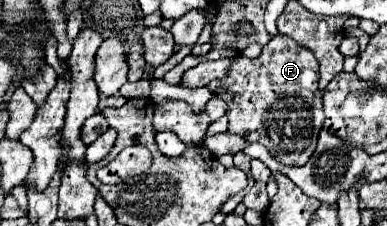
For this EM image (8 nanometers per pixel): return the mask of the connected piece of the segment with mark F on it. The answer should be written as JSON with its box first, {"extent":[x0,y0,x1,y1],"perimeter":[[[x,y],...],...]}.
{"extent":[206,36,324,166],"perimeter":[[[274,36],[258,58],[236,56],[224,80],[206,86],[228,102],[228,132],[258,142],[284,166],[304,166],[316,150],[324,124],[322,94],[318,90],[318,62],[314,54],[288,36]]]}

